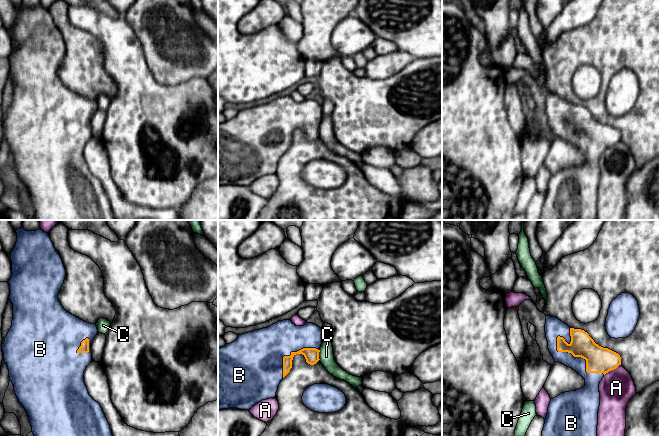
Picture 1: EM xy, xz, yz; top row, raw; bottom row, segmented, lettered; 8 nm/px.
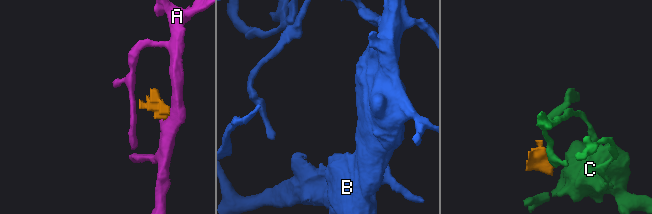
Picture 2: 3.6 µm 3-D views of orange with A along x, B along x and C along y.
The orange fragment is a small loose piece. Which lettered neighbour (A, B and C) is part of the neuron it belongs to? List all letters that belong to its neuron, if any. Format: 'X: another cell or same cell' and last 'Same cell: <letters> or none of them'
A: another cell
B: same cell
C: another cell
Same cell: B

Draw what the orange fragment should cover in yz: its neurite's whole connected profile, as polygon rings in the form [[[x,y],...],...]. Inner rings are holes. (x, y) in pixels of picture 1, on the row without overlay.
[[[546,92],[545,109],[555,138],[575,146],[585,155],[585,162],[551,175],[540,220],[597,220],[599,160],[606,149],[621,141],[621,133],[596,120],[584,106],[570,104],[556,93]]]

